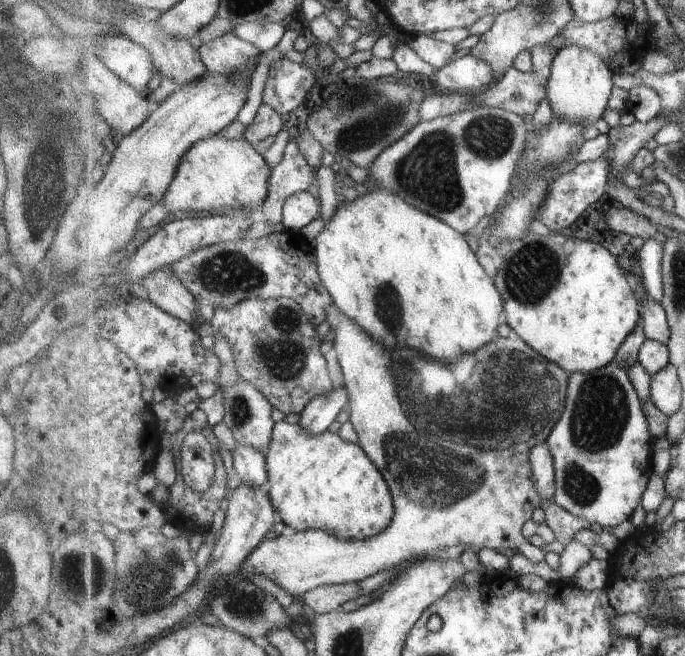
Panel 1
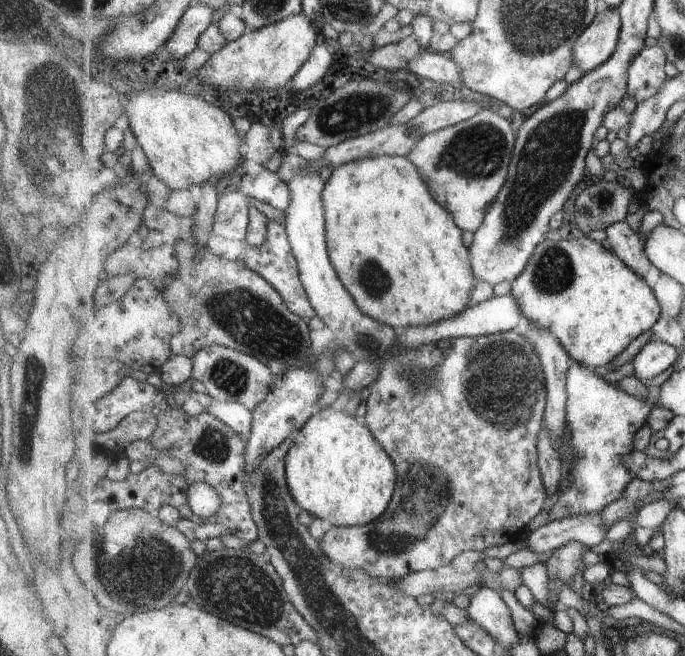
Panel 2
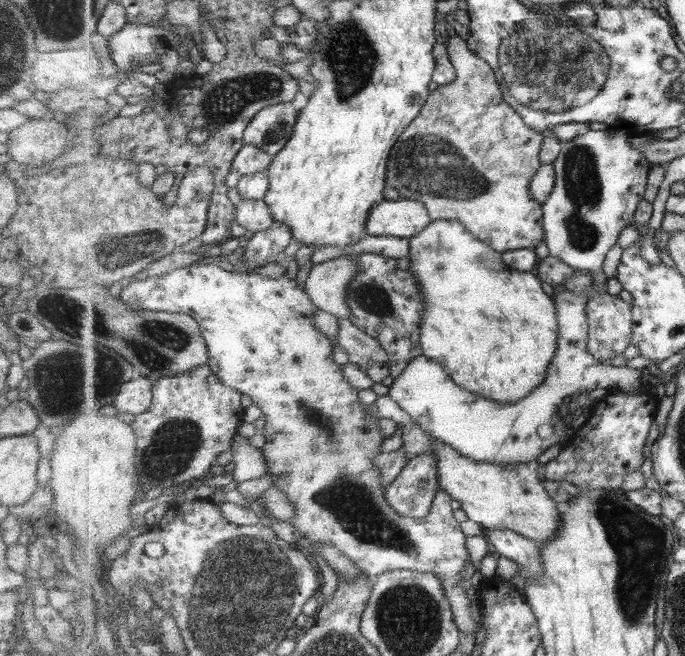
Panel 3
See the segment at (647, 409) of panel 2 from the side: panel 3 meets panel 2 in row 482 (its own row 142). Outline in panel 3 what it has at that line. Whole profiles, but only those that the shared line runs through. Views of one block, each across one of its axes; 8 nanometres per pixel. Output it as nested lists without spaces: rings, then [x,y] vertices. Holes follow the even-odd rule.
[[[614,128],[613,134],[606,130],[590,130],[587,134],[576,136],[569,142],[562,142],[561,155],[553,164],[556,170],[556,184],[553,193],[543,204],[544,242],[549,254],[561,259],[574,269],[589,273],[597,294],[607,293],[607,276],[603,273],[603,262],[609,250],[617,244],[619,234],[634,224],[635,214],[645,198],[647,176],[654,166],[645,159],[643,152],[629,142],[629,131]]]

